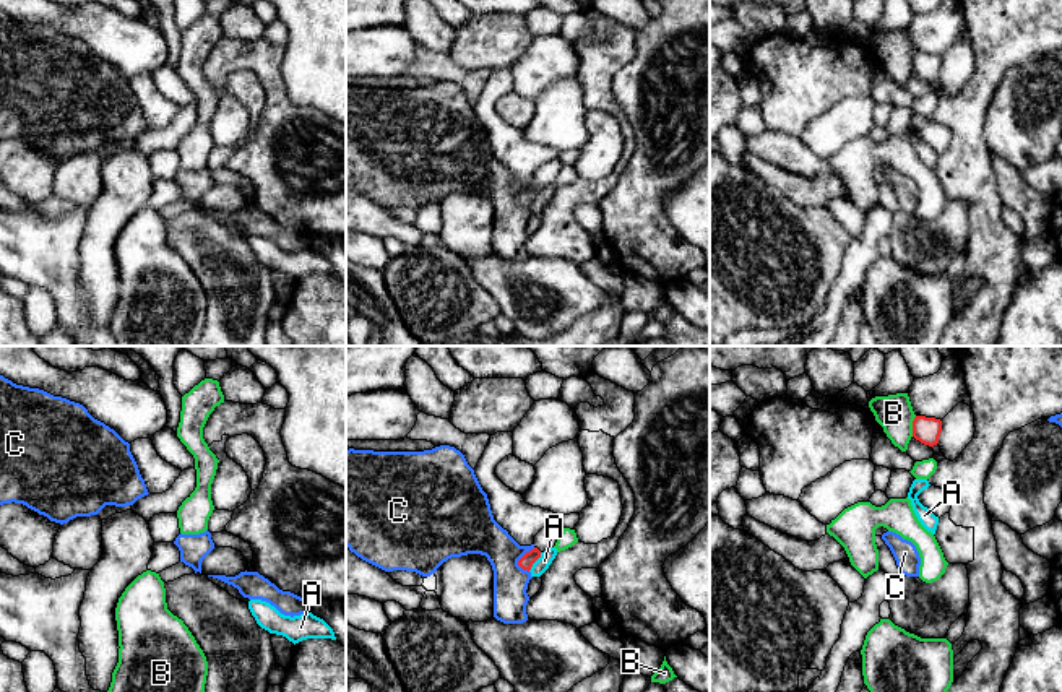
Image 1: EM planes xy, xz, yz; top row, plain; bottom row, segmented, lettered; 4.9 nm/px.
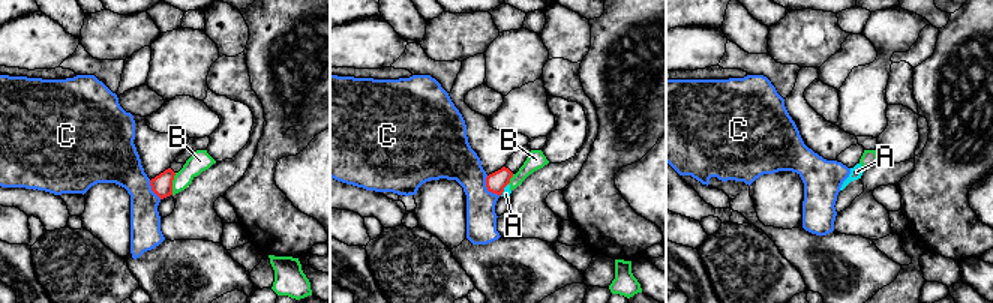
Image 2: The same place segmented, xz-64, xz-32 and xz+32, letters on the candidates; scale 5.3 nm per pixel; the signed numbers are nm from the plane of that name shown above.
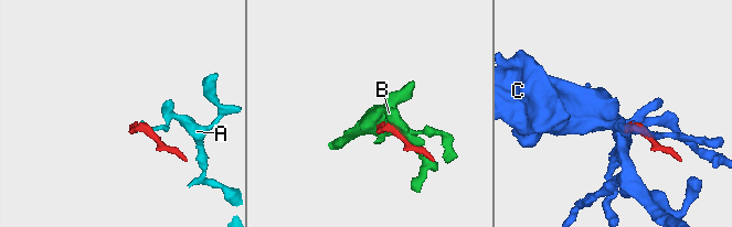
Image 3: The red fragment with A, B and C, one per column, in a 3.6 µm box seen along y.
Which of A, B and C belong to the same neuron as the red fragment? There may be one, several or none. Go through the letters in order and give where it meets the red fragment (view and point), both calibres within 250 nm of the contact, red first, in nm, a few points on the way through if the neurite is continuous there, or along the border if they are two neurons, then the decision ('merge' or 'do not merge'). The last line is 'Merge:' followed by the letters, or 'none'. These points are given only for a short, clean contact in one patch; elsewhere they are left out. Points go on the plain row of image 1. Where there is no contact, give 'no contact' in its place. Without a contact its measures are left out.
A: meets red in xz at (535, 197); 70 nm thick on the red side, 70 nm on the other; border along xz (541, 189), (528, 207); do not merge
B: meets red in yz at (913, 62); 130 nm thick on the red side, 180 nm on the other; do not merge
C: meets red in xz at (522, 194); 70 nm thick on the red side, 200 nm on the other; border along xz (535, 184), (518, 197), (523, 207); do not merge
Merge: none

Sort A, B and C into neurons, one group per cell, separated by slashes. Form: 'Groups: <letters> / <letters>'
Groups: A / B / C

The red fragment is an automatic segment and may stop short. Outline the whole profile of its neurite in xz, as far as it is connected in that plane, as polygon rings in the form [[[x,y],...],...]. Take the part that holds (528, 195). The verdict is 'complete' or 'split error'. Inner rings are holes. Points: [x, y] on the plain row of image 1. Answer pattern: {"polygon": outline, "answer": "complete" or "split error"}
{"polygon": [[[560,158],[552,159],[546,164],[542,164],[536,172],[534,172],[534,184],[526,188],[520,197],[518,201],[523,206],[531,206],[533,200],[541,193],[541,190],[550,184],[555,182],[557,174],[560,172],[563,162]]], "answer": "split error"}

